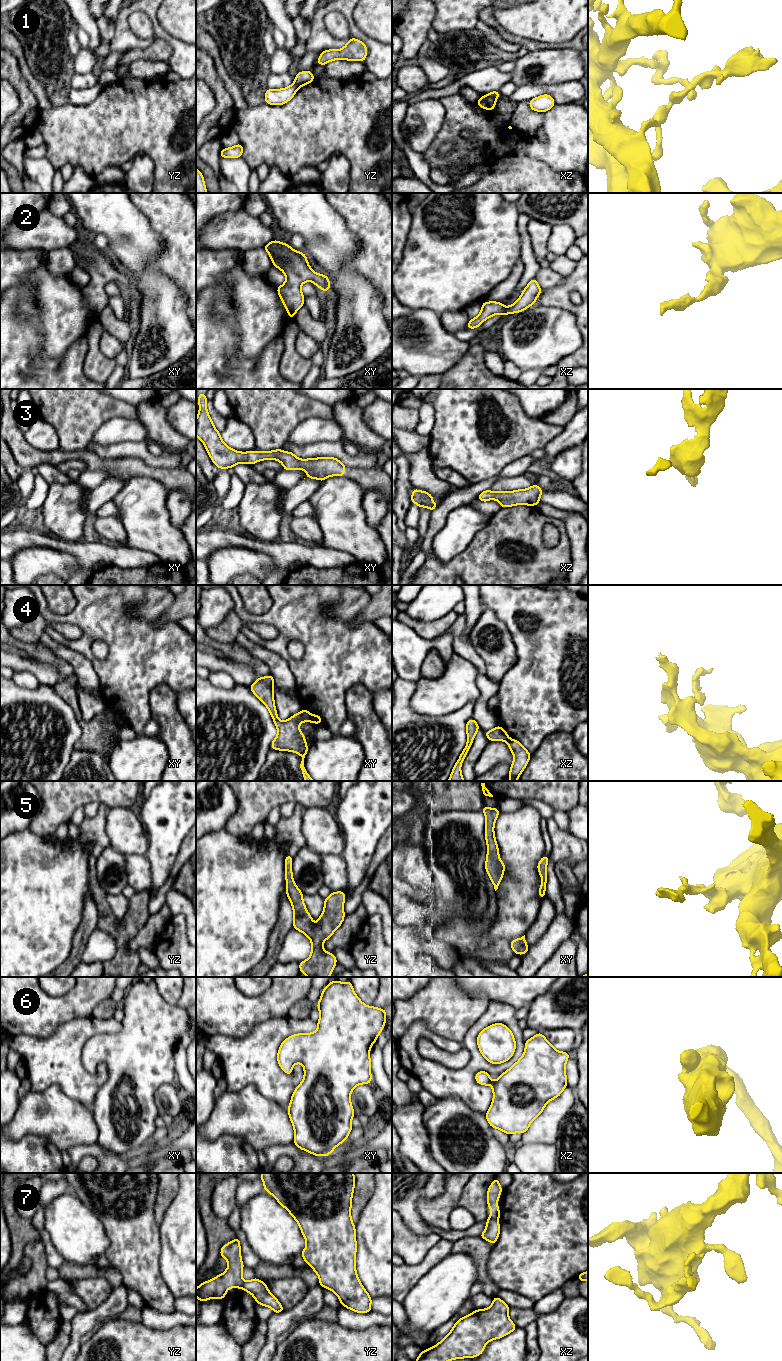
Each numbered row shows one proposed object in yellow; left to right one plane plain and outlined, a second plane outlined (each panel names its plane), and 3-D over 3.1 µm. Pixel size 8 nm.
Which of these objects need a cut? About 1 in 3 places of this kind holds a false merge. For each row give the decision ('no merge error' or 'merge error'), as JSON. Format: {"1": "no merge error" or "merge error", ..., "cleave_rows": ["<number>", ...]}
{"1": "merge error", "2": "no merge error", "3": "no merge error", "4": "merge error", "5": "no merge error", "6": "no merge error", "7": "merge error", "cleave_rows": ["1", "4", "7"]}

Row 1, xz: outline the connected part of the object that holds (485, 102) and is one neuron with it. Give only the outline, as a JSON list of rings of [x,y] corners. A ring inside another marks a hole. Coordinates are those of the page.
[[[486,95],[482,96],[476,103],[480,108],[487,109],[489,111],[494,110],[496,105],[496,100],[492,99]]]

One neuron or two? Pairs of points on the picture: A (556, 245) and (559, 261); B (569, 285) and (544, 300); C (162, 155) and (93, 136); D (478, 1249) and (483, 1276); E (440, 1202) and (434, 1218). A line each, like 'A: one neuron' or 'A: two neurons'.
A: two neurons
B: one neuron
C: one neuron
D: one neuron
E: one neuron

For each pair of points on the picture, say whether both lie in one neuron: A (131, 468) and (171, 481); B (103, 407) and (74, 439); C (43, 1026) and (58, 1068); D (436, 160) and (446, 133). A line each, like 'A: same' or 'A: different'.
A: same
B: same
C: different
D: same

